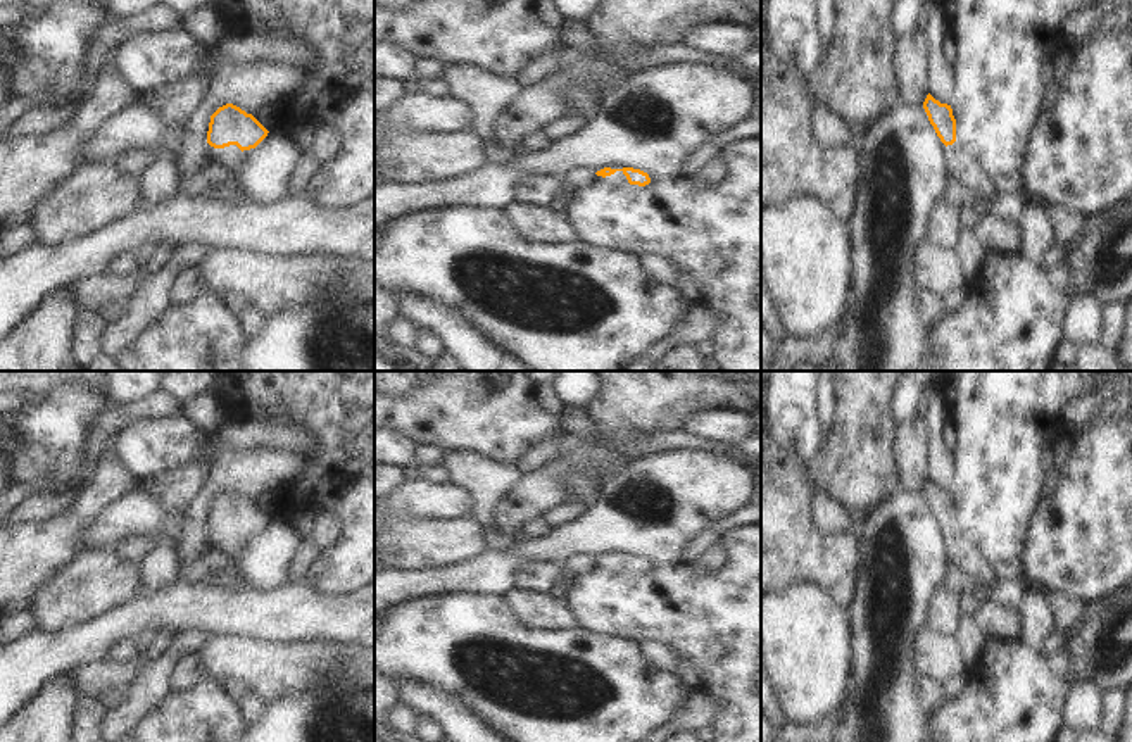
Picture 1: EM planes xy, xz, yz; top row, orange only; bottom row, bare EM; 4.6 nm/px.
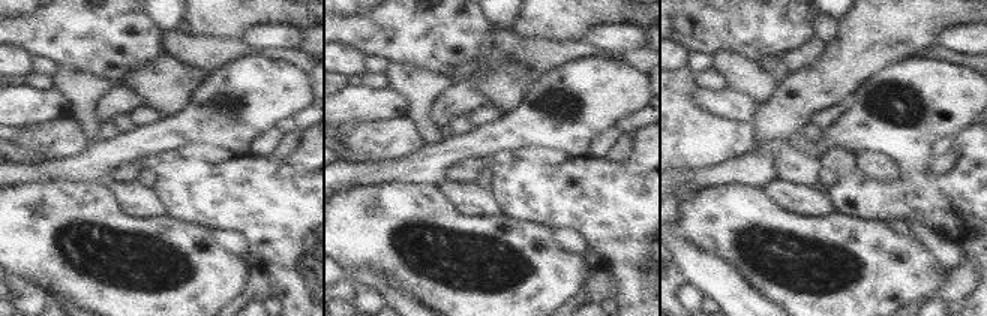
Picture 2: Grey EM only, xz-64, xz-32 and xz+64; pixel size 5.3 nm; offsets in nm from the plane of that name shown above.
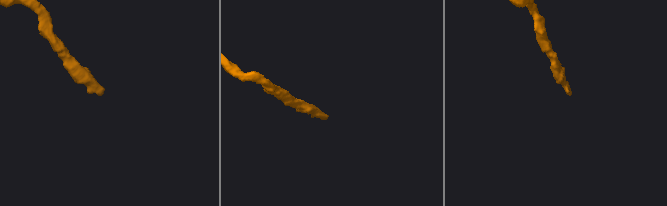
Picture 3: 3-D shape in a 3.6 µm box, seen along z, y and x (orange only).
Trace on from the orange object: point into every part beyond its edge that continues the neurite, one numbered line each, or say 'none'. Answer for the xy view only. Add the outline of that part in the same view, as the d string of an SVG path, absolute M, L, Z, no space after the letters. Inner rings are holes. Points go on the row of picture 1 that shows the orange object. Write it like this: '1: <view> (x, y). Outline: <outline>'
1: xy (228, 156). Outline: M236 145L224 148L214 148L214 160L224 164L228 169L235 167L242 157L242 150Z

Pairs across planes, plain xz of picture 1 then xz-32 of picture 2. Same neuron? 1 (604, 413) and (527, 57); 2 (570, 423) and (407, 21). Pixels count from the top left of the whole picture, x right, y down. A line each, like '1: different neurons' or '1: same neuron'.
1: different neurons
2: different neurons

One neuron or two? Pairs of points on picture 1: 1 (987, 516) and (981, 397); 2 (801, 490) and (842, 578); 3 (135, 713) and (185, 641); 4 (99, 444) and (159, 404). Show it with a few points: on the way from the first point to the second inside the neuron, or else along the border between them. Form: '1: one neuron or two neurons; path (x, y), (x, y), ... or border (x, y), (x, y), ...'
1: one neuron; path (987, 487), (987, 427)
2: one neuron; path (801, 513), (801, 537), (820, 556)
3: one neuron; path (142, 696), (149, 687), (150, 677), (169, 658)
4: one neuron; path (109, 427), (121, 415), (142, 408)

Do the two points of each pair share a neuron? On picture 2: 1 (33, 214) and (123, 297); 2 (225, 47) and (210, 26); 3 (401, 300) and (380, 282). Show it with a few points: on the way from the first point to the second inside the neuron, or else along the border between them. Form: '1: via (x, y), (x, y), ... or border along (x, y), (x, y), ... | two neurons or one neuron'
1: via (54, 240), (54, 246), (74, 270), (98, 277) | one neuron
2: border along (183, 33), (237, 41) | two neurons
3: via (396, 298), (384, 286) | one neuron

